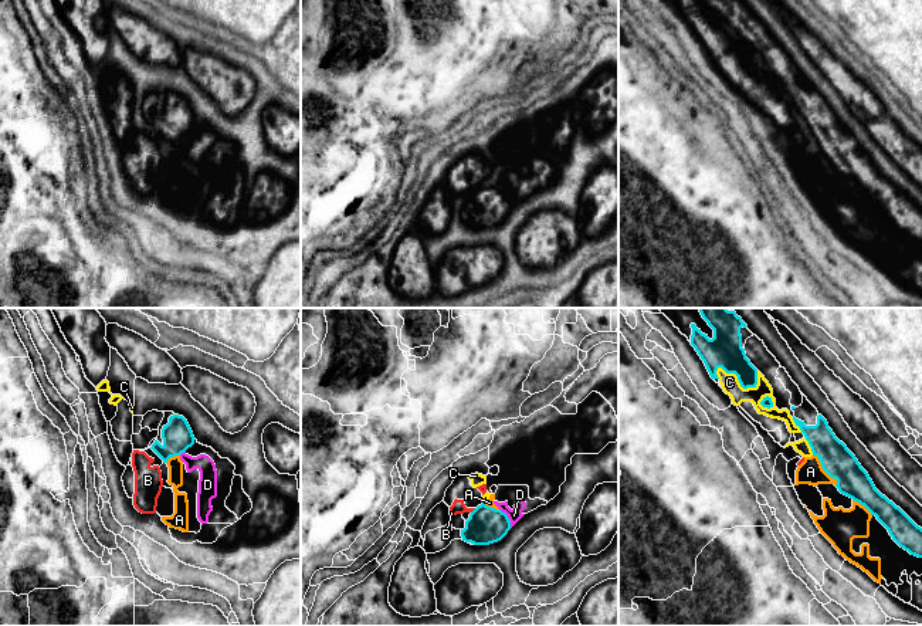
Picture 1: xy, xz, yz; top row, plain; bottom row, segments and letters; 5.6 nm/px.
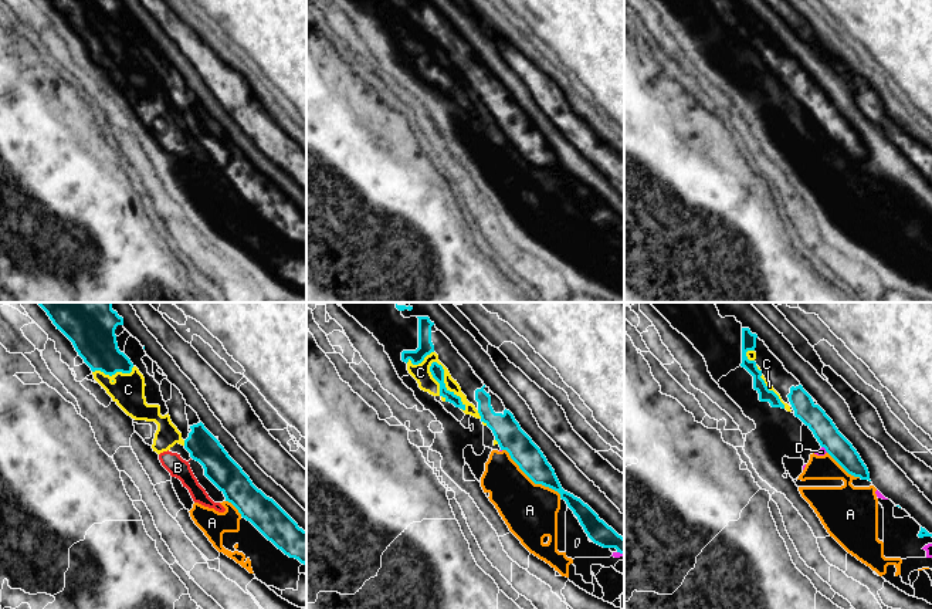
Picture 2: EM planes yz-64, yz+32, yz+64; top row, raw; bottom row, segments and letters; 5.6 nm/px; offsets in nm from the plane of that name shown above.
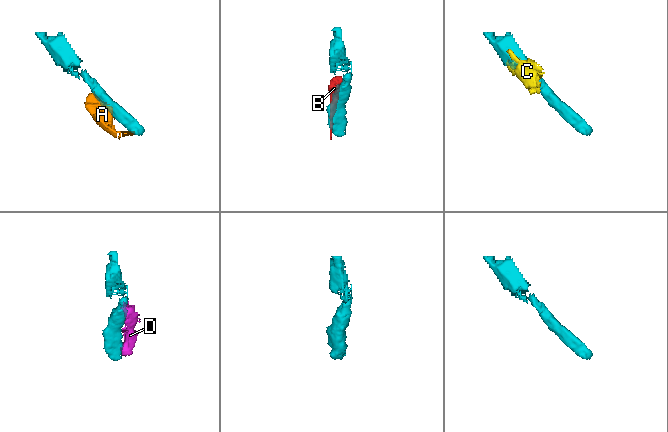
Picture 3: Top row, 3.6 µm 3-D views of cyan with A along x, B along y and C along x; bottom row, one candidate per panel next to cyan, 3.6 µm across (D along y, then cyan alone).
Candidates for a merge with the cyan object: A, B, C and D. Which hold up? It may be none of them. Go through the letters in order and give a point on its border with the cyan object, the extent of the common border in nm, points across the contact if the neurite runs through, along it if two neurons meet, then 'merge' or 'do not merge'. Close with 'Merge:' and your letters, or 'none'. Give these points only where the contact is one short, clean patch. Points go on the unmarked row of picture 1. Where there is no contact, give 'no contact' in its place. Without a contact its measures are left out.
A: yz (824, 152) | 220 nm | along yz (813, 136), (820, 148), (836, 162), (836, 166) | do not merge
B: xz (473, 193) | 40 nm | do not merge
C: yz (738, 61) | 260 nm | do not merge
D: xz (508, 200) | 130 nm | do not merge
Merge: none

